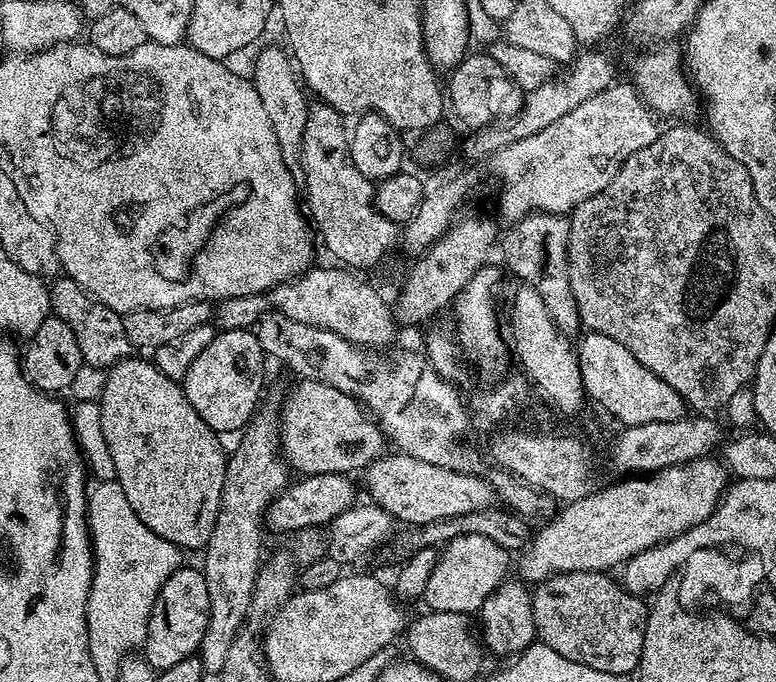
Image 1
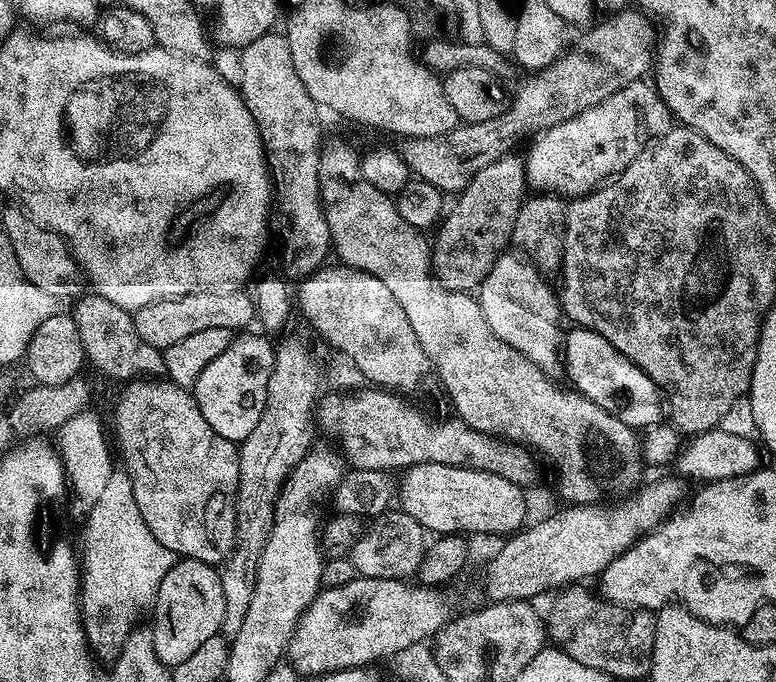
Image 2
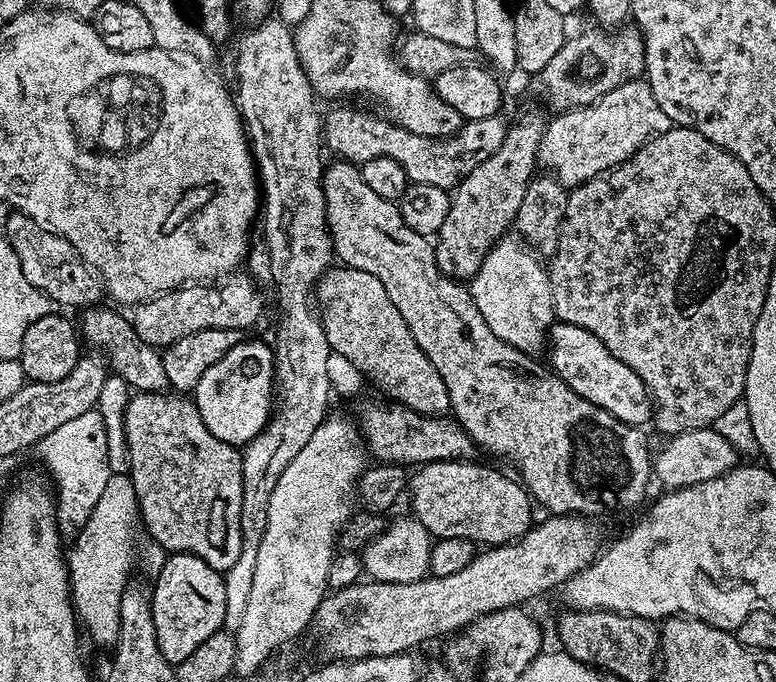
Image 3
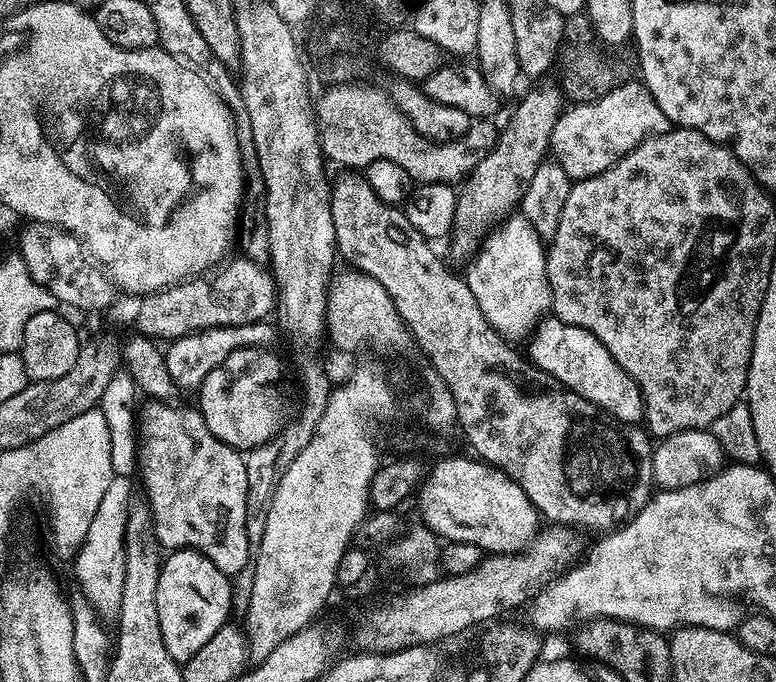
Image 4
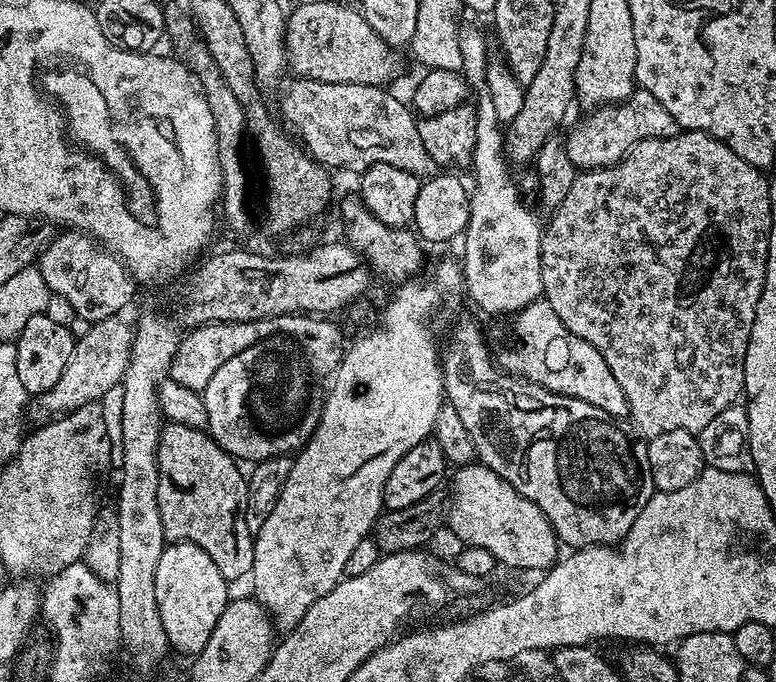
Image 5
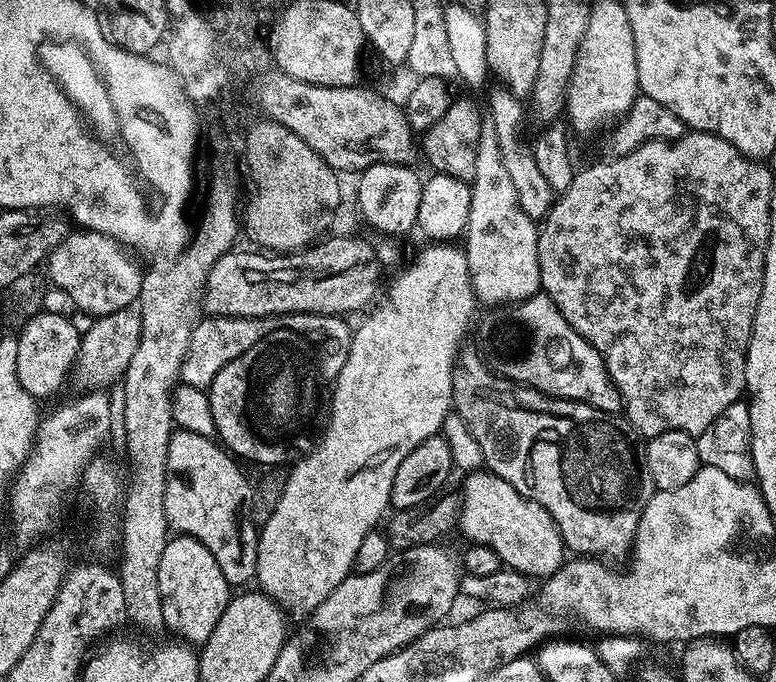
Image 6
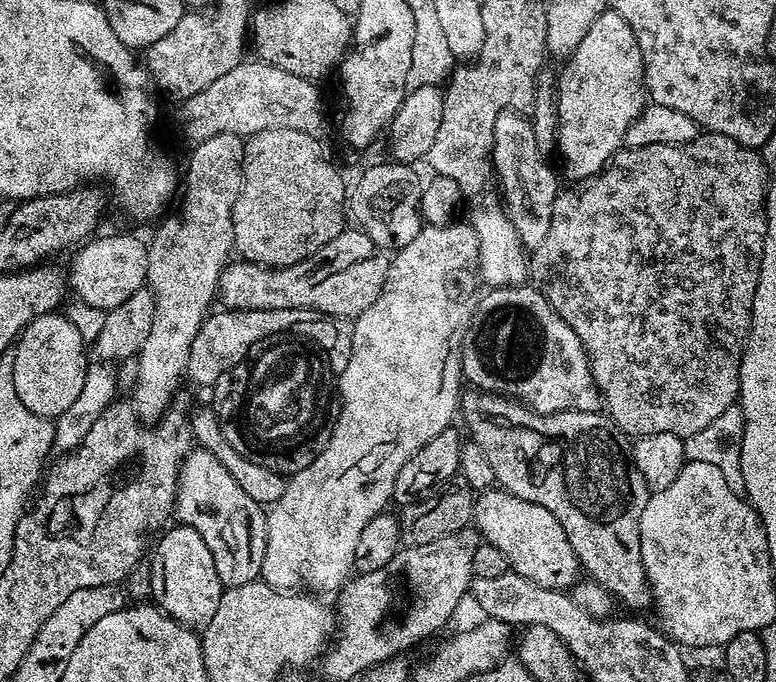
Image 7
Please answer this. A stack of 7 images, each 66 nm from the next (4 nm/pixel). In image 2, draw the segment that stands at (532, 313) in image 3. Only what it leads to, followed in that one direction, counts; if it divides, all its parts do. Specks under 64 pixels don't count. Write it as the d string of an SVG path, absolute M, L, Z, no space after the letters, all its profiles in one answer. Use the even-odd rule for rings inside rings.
M508 255L499 256L480 283L478 299L482 314L490 330L502 338L506 346L514 346L518 354L526 354L526 358L530 358L530 362L534 362L542 374L553 378L563 377L566 369L562 363L562 309L557 293L527 259Z

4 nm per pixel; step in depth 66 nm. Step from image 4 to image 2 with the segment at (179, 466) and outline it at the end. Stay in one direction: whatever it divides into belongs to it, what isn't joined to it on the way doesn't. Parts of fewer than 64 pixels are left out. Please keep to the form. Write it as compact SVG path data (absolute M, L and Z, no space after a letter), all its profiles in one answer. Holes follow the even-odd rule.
M136 378L121 388L124 389L116 400L116 444L142 521L158 542L177 557L221 565L235 539L234 493L240 465L237 445L222 438L202 418L202 410L198 410L196 397L189 389L179 388L167 378Z

